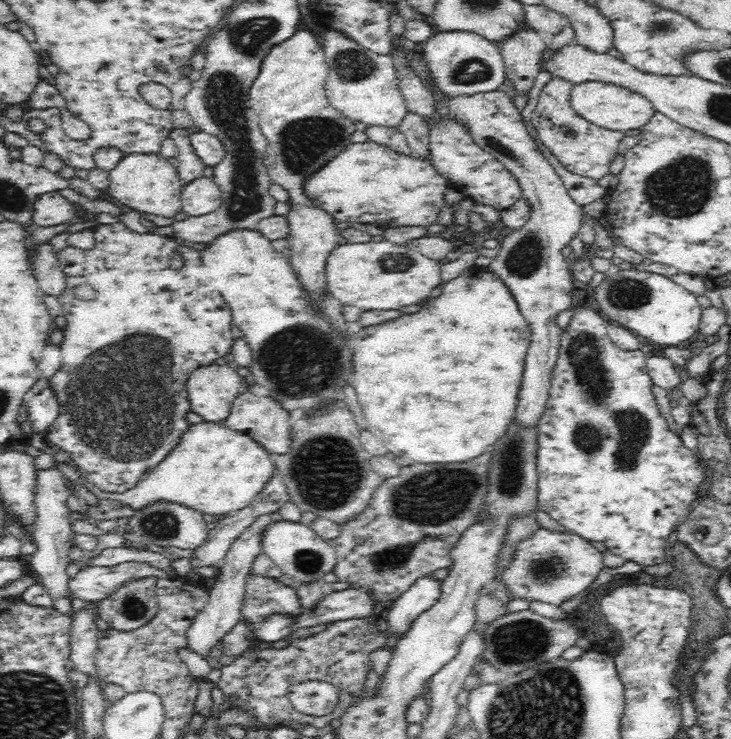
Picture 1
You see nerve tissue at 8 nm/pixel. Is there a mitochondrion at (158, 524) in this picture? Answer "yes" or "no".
yes

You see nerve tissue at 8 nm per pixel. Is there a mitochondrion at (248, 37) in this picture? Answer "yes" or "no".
yes

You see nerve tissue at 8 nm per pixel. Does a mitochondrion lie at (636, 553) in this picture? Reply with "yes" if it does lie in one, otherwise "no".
no

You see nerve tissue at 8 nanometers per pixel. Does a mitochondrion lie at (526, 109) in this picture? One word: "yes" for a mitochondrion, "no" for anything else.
no

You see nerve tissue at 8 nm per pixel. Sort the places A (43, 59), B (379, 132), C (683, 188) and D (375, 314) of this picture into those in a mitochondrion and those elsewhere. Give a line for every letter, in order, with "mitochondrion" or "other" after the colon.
A: other
B: other
C: mitochondrion
D: other

